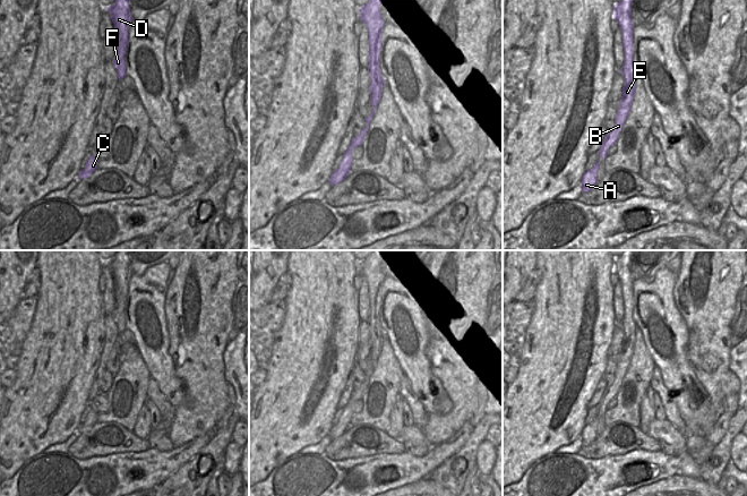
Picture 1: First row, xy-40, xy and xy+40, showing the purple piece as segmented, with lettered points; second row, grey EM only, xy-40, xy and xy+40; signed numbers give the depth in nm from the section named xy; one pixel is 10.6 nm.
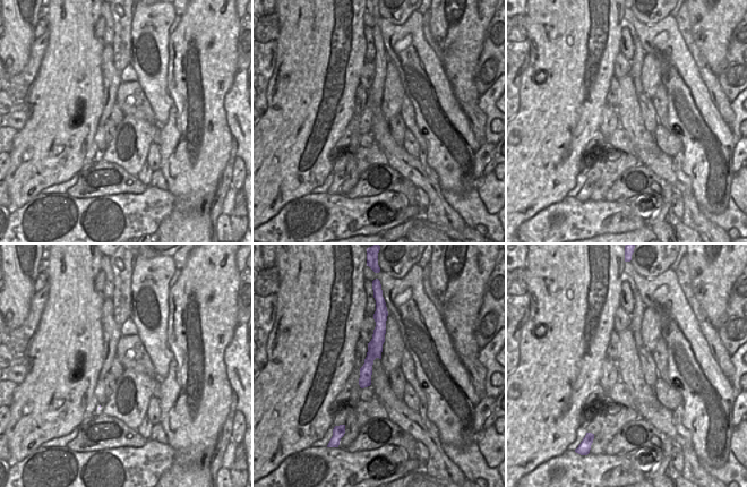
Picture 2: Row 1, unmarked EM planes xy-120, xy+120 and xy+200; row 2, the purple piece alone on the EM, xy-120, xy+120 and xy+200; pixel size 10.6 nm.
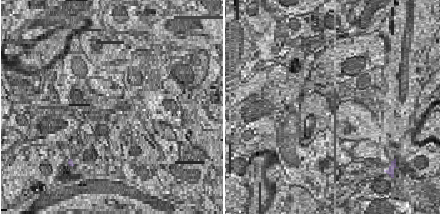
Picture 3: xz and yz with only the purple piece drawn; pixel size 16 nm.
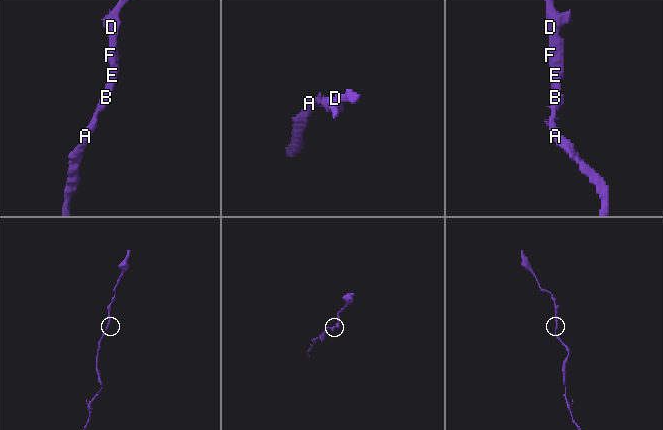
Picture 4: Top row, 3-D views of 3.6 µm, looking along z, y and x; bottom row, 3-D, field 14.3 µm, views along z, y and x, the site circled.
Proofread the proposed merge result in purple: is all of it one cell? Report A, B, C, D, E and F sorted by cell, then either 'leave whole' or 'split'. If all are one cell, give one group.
A B C D E F | leave whole

